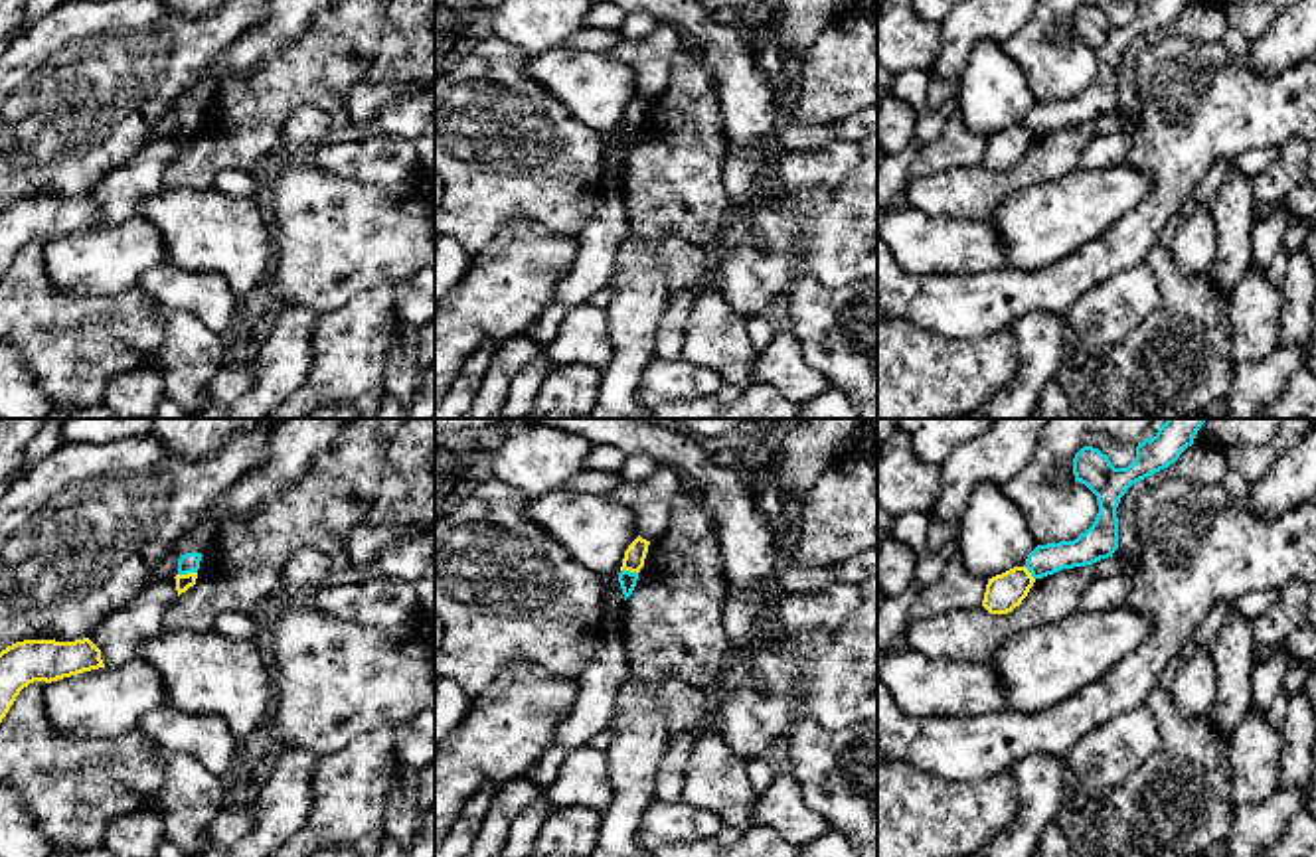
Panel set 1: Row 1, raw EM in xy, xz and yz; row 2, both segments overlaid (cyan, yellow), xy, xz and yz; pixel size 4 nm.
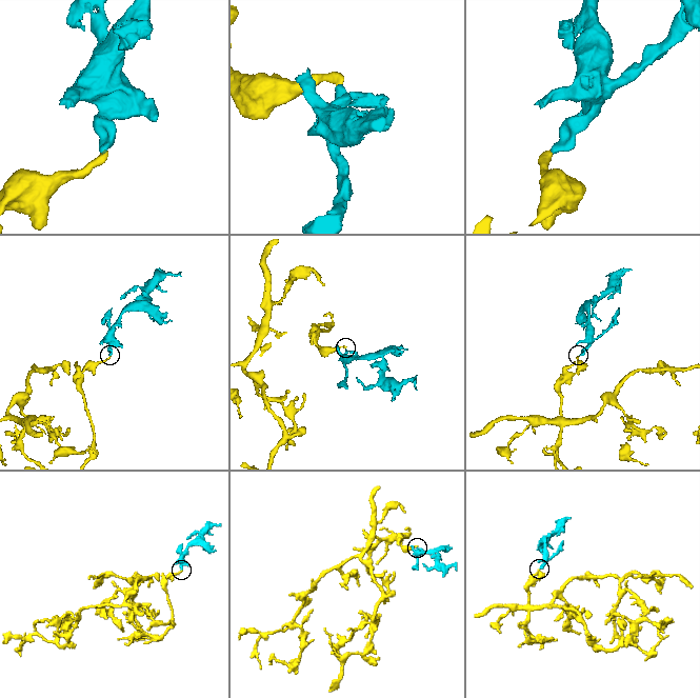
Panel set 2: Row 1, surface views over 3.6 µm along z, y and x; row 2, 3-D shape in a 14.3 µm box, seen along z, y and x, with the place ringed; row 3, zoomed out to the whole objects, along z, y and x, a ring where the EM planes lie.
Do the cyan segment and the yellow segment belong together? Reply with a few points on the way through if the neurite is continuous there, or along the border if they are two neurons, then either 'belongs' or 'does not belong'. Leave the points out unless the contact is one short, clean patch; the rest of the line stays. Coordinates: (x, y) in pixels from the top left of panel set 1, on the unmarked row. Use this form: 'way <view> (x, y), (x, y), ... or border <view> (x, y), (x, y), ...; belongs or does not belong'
border xy (196, 129), (178, 133); does not belong

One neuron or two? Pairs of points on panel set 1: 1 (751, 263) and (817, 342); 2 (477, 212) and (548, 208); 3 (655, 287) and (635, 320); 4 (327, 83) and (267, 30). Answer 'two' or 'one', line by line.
1: two
2: one
3: one
4: two

